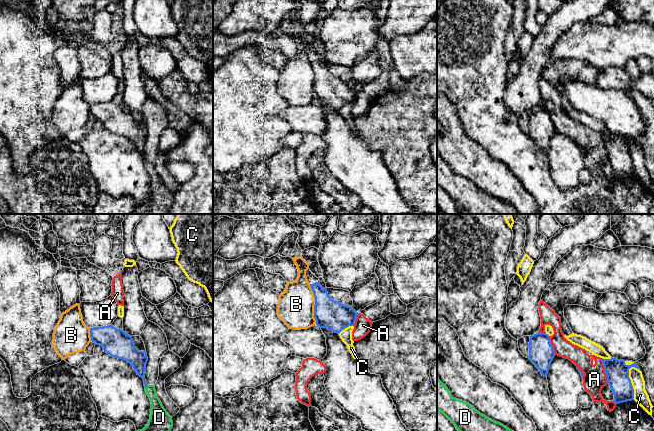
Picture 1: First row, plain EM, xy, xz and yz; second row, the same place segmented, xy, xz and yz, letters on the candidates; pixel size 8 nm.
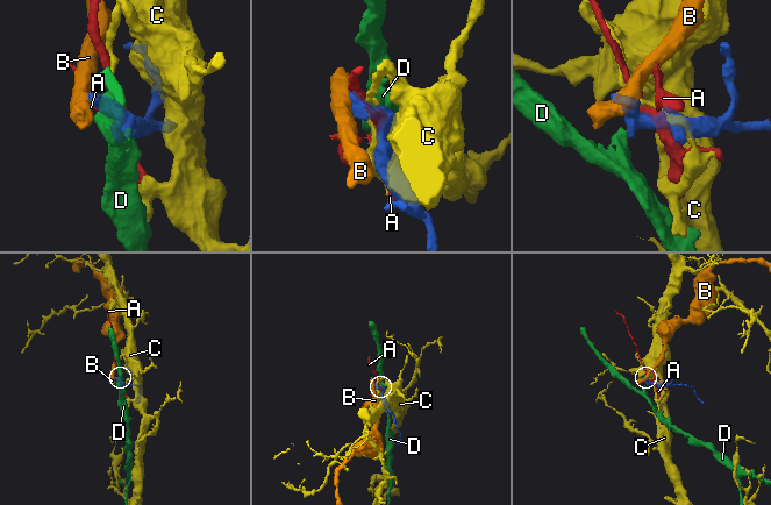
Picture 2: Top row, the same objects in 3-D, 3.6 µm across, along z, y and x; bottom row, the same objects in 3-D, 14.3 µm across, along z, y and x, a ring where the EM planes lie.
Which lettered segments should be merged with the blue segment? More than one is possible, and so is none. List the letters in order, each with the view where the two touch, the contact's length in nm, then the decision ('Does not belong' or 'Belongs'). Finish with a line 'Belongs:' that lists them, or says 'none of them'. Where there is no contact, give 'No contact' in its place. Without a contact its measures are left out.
A: Touches blue in yz. Shared border 220 nm. Does not belong
B: Touches blue in xz. Shared border 320 nm. Does not belong
C: Touches blue in yz. Shared border 320 nm. Does not belong
D: Touches blue in xy. Shared border 40 nm. Does not belong
Belongs: none of them

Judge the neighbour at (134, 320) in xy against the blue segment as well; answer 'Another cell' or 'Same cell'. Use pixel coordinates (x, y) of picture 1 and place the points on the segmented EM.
Another cell

